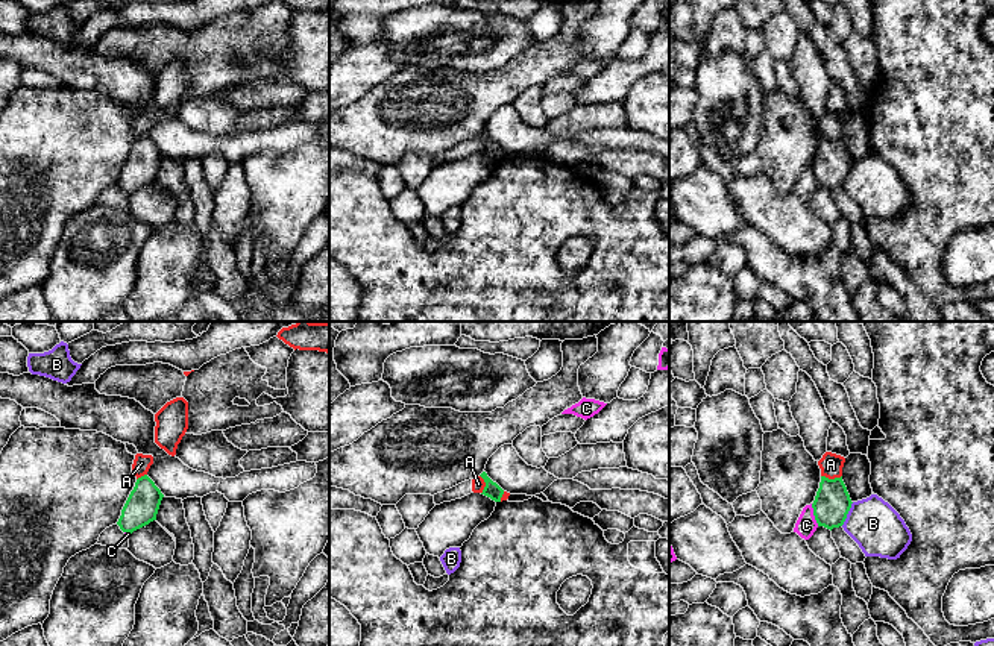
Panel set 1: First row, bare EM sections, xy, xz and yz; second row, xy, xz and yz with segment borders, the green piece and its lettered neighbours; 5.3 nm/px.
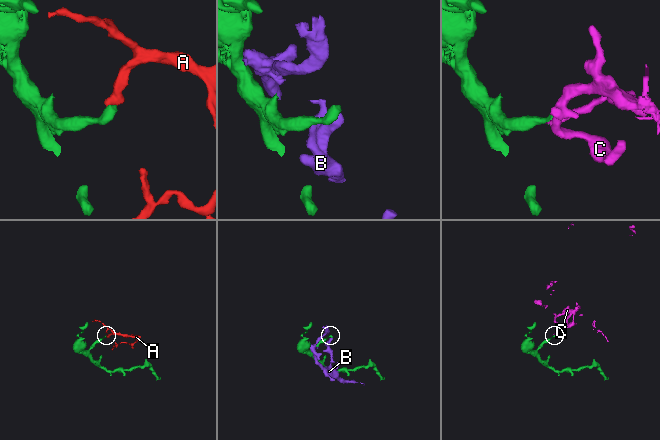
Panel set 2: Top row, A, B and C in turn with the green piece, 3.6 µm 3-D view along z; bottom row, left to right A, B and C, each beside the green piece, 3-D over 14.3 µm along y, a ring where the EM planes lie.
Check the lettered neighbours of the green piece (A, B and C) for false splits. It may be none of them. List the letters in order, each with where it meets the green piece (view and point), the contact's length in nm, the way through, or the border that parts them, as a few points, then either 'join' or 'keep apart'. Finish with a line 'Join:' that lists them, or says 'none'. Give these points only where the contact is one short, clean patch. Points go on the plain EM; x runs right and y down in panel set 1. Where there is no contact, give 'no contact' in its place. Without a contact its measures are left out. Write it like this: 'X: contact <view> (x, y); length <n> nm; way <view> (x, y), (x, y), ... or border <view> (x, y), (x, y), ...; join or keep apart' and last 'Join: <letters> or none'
A: contact yz (832, 140); length 110 nm; border yz (821, 135), (829, 138), (841, 137); keep apart
B: contact yz (847, 173); length 140 nm; border yz (853, 163), (841, 185); keep apart
C: contact yz (814, 175); length 130 nm; border yz (811, 164), (818, 185); keep apart
Join: none

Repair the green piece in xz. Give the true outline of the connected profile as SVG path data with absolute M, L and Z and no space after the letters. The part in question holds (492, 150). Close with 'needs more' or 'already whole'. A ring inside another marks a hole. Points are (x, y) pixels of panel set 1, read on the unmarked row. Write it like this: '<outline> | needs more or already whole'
M483 132L480 136L481 136L481 138L484 140L484 143L486 143L486 147L484 147L484 150L483 150L481 155L490 158L490 159L495 161L495 162L501 162L501 158L502 158L502 155L504 155L504 150L502 150L496 143L493 143L493 141L487 136L486 132Z | already whole

